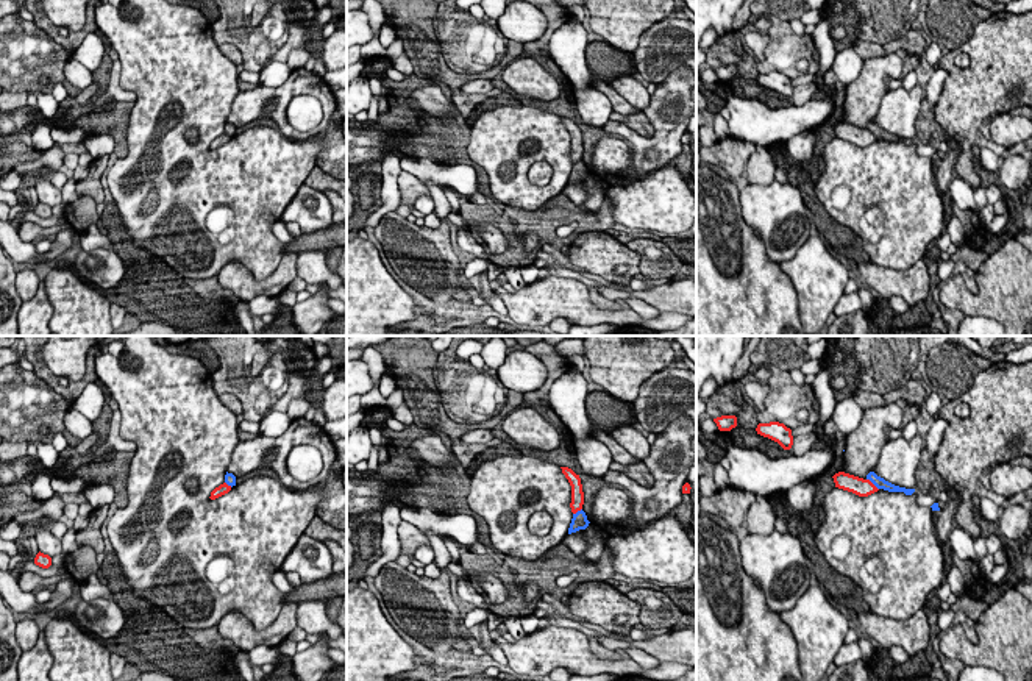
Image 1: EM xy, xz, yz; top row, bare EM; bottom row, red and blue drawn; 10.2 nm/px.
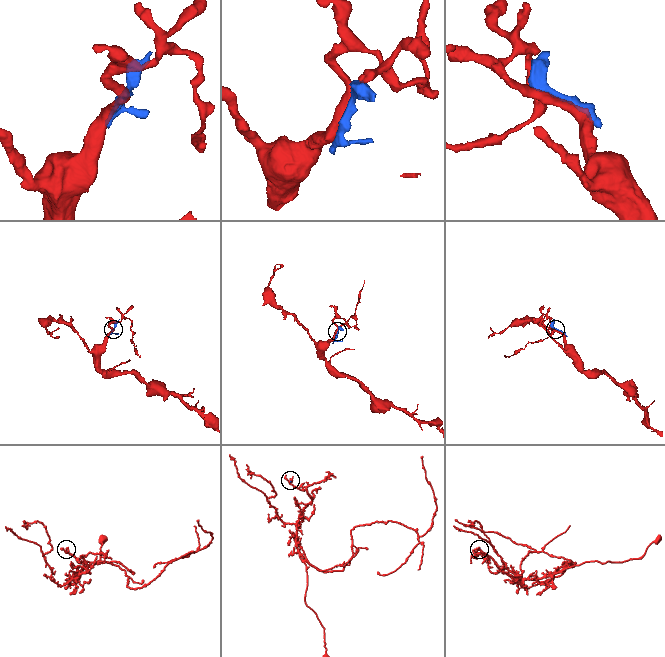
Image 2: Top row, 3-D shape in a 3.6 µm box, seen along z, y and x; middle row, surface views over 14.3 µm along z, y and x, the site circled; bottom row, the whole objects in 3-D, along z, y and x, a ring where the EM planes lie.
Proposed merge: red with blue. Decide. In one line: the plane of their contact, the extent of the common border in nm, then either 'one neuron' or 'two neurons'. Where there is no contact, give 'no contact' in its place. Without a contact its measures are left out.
contact in yz; length 170 nm; two neurons

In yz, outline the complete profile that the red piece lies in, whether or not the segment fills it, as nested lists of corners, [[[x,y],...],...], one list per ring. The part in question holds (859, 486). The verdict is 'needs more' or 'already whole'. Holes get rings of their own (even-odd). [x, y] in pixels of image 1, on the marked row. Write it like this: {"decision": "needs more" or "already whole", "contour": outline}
{"decision": "already whole", "contour": [[[838,472],[832,478],[835,487],[852,492],[859,497],[868,497],[879,490],[870,480],[863,480],[845,472]]]}

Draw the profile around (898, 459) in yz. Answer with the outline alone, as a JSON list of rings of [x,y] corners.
[[[915,436],[912,440],[904,437],[890,439],[882,447],[873,472],[895,486],[915,489],[915,473],[923,447],[924,440],[920,436]]]

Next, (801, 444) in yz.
[[[813,431],[807,433],[807,434],[795,436],[790,453],[793,456],[806,455],[809,450],[812,450],[812,445],[817,442],[817,439],[818,437]]]

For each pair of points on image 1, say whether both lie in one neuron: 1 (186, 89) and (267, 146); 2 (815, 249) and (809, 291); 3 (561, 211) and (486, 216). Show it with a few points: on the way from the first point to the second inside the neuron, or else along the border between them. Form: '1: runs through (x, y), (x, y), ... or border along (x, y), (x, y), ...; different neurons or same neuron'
1: runs through (203, 121), (203, 152), (213, 161), (236, 161); same neuron
2: runs through (814, 260), (814, 280); same neuron
3: runs through (542, 217), (505, 216); same neuron

